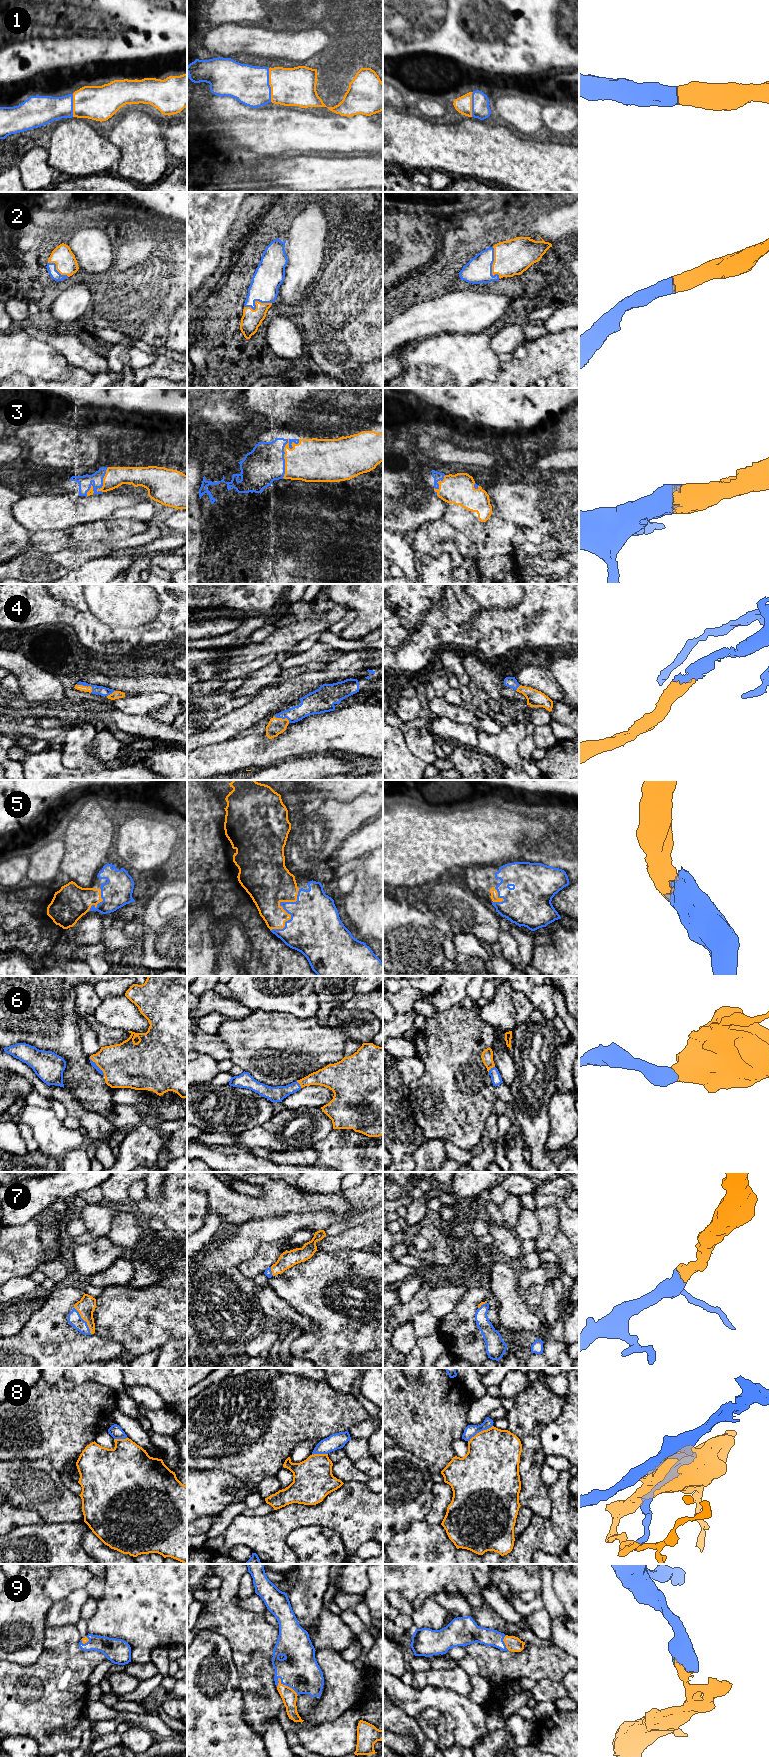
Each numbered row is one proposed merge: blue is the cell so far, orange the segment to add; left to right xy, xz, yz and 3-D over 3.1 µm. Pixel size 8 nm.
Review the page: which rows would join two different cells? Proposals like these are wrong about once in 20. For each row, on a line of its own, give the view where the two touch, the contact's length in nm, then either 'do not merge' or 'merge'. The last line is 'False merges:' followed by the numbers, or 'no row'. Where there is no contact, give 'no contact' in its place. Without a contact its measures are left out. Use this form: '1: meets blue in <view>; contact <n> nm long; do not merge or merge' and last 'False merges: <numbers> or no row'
1: meets blue in xz; contact 280 nm long; merge
2: meets blue in yz; contact 280 nm long; merge
3: meets blue in xz; contact 340 nm long; merge
4: meets blue in xy; contact 150 nm long; merge
5: meets blue in xz; contact 400 nm long; merge
6: meets blue in xy; contact 200 nm long; merge
7: meets blue in xy; contact 260 nm long; merge
8: meets blue in yz; contact 240 nm long; merge
9: meets blue in xz; contact 220 nm long; merge
False merges: no row

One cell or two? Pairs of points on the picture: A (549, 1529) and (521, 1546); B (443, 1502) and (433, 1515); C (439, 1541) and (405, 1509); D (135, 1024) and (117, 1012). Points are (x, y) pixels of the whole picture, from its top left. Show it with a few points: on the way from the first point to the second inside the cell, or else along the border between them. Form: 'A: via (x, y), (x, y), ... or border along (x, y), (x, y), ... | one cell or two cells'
A: via (542, 1532), (528, 1543) | one cell
B: via (440, 1505), (436, 1512) | one cell
C: border along (424, 1520), (414, 1521), (407, 1529), (397, 1533) | two cells
D: via (131, 1020), (121, 1013) | one cell

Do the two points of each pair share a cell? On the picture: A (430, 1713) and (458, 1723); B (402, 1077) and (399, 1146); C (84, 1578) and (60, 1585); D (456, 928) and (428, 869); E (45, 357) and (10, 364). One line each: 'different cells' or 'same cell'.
A: different cells
B: same cell
C: same cell
D: different cells
E: same cell

